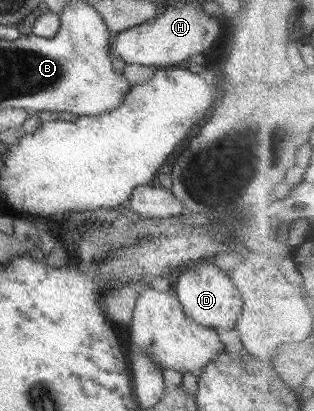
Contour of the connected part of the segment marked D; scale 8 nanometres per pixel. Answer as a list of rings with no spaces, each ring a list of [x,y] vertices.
[[[206,259],[187,264],[186,270],[178,275],[173,293],[179,300],[183,313],[201,327],[233,329],[236,317],[241,313],[241,294],[231,283],[230,277],[223,275],[223,271]]]

